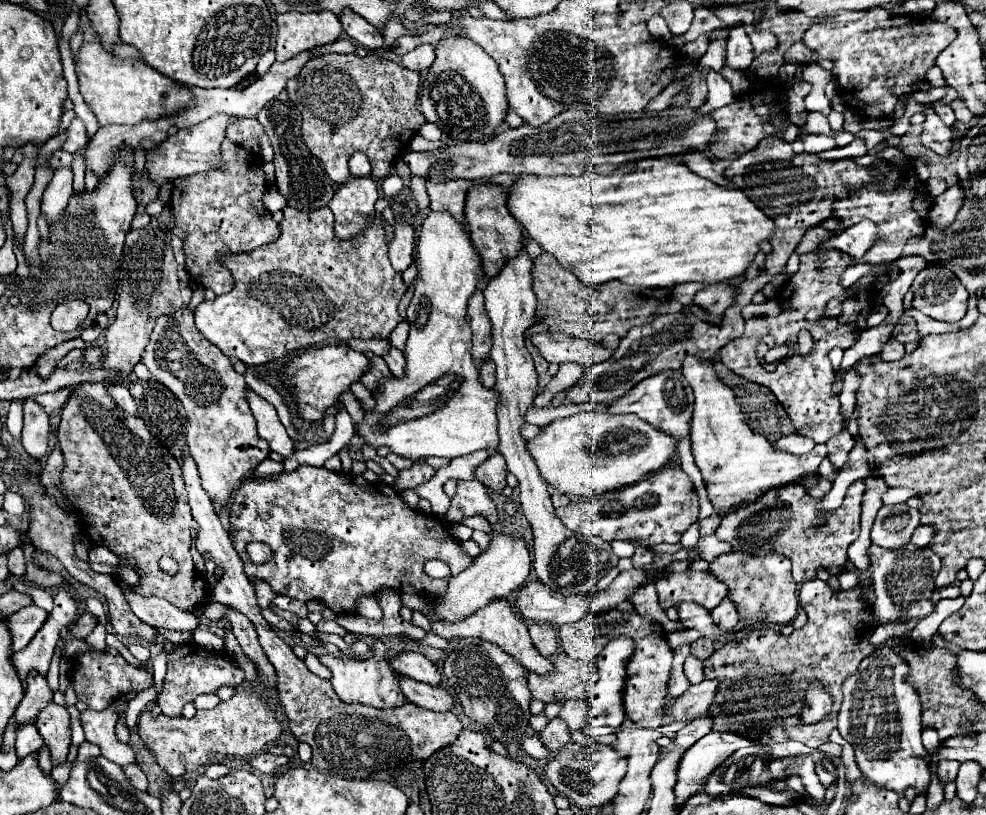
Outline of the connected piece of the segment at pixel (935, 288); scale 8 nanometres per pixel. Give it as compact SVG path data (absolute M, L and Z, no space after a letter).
M957 278L929 280L913 298L913 308L933 320L959 322L967 312L969 294Z

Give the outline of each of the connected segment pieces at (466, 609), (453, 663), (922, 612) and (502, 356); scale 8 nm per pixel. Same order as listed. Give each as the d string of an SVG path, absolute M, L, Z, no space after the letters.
M493 530L489 532L489 538L491 540L487 550L483 550L467 570L463 570L457 576L451 576L445 598L433 604L433 610L441 622L453 622L453 620L465 618L475 610L483 608L485 604L489 604L493 598L499 598L499 596L507 598L511 592L521 588L529 578L531 554L529 554L527 542L521 536L497 534Z
M461 638L453 644L445 660L445 678L461 702L463 712L491 732L495 740L517 742L529 732L531 692L527 688L527 670L515 656L503 652L497 644L475 638Z
M871 544L869 562L871 562L869 570L873 574L873 590L877 594L873 602L873 614L881 624L923 620L935 610L931 594L935 590L935 576L941 568L941 558L929 546L925 548L905 546L901 550L889 552Z
M525 236L523 248L519 254L503 266L503 270L487 282L483 290L485 310L493 324L493 348L491 360L497 364L497 384L495 390L501 394L501 402L497 408L499 418L499 446L497 450L503 454L507 468L519 480L519 496L521 510L533 528L533 568L537 578L553 590L563 594L585 594L593 596L597 592L597 582L617 564L617 556L611 550L611 544L601 538L589 538L583 534L575 534L569 528L563 528L561 520L555 514L551 504L547 482L539 476L539 468L531 454L527 452L527 442L521 436L521 426L525 424L525 414L531 408L537 392L539 380L533 366L533 358L525 348L525 330L533 326L537 296L531 288L531 270L533 260L529 258L525 244L529 238Z

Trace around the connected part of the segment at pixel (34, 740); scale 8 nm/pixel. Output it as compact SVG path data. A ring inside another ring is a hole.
M21 724L17 728L17 756L23 758L31 752L37 752L43 746L43 738L39 736L35 724Z

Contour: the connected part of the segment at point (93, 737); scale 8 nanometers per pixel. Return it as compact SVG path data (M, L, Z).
M113 700L113 704L109 704L101 712L83 710L79 720L85 730L85 740L91 744L97 744L105 758L113 760L119 766L125 766L125 764L135 762L135 754L133 754L131 746L123 744L115 734L115 726L119 720L119 712L117 712L115 704L117 702Z

